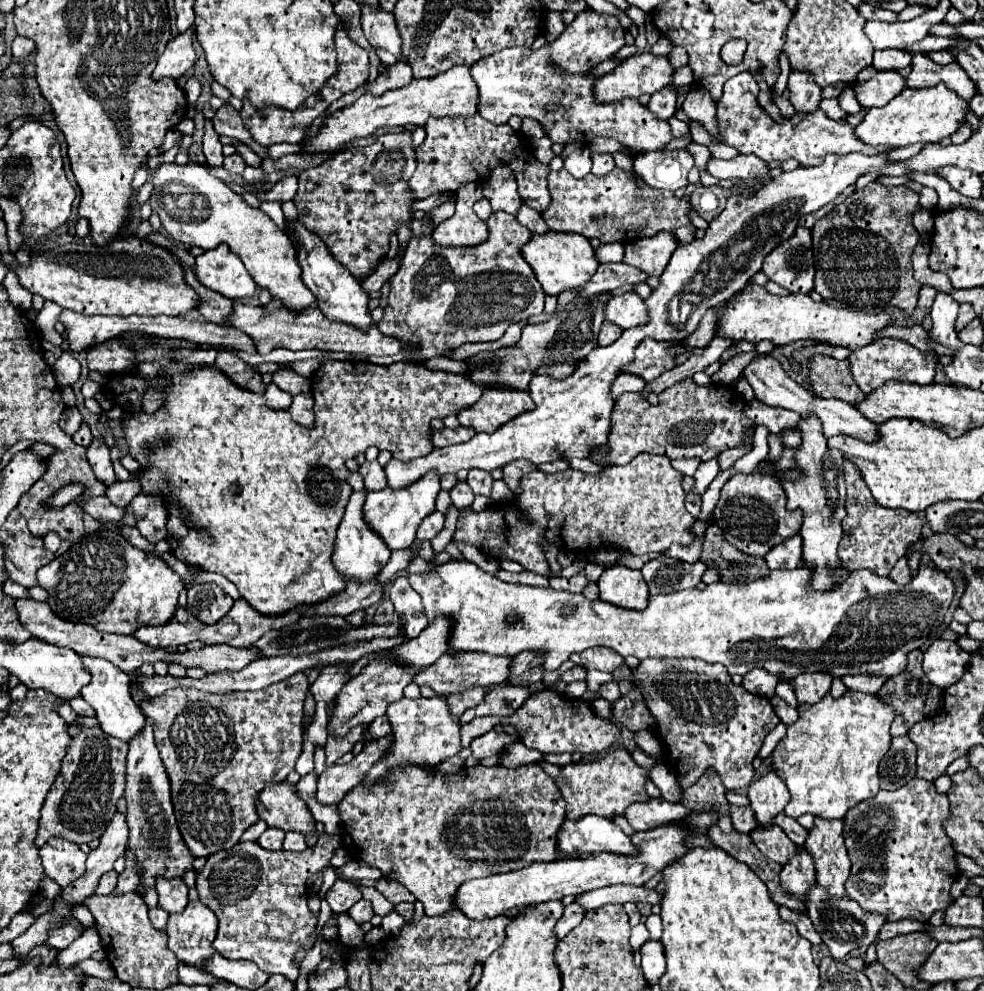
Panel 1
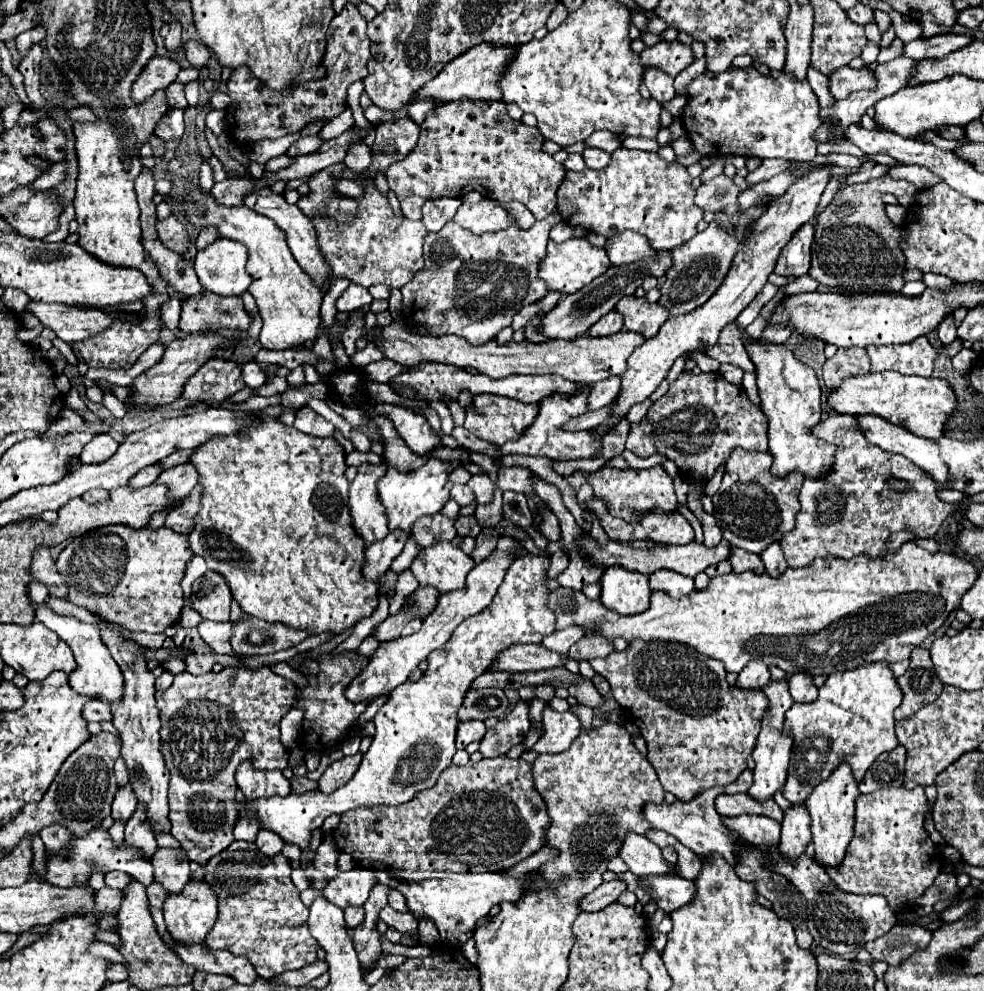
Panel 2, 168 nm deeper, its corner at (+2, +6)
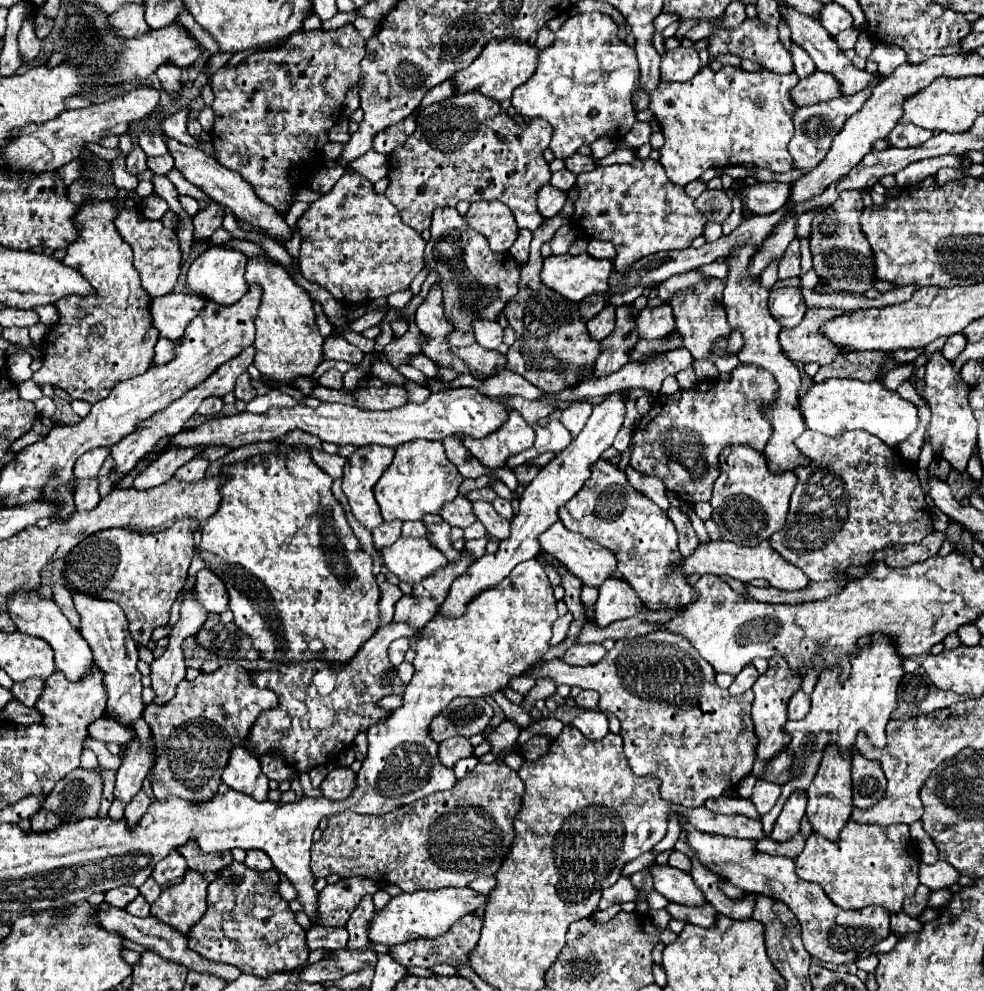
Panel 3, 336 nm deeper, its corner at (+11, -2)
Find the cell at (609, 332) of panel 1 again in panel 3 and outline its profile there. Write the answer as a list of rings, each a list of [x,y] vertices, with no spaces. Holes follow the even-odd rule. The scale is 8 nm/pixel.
[[[614,306],[604,308],[604,312],[588,320],[588,332],[590,332],[590,338],[594,340],[604,340],[604,336],[608,336],[612,328],[614,328]]]

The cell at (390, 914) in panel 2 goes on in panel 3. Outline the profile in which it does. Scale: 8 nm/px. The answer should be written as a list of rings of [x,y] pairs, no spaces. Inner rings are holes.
[[[468,914],[468,916],[460,918],[444,936],[420,938],[418,942],[416,940],[404,942],[404,944],[390,948],[390,952],[392,952],[392,958],[402,966],[424,966],[424,968],[434,968],[436,964],[448,964],[454,968],[472,966],[470,954],[472,954],[472,948],[476,948],[478,940],[480,940],[480,930],[482,930],[482,920],[476,918],[476,914]]]

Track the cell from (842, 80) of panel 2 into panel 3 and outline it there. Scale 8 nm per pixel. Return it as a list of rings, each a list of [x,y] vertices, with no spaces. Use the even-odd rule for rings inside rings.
[[[816,70],[808,78],[802,78],[792,90],[790,90],[790,100],[796,106],[810,106],[818,102],[828,102],[832,98],[840,96],[840,84],[836,78],[828,72]]]

